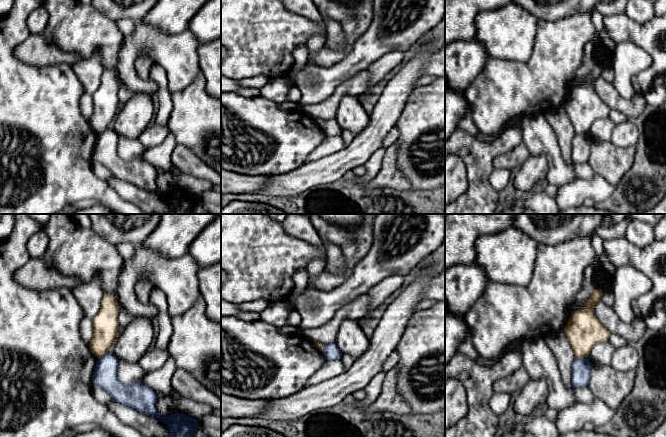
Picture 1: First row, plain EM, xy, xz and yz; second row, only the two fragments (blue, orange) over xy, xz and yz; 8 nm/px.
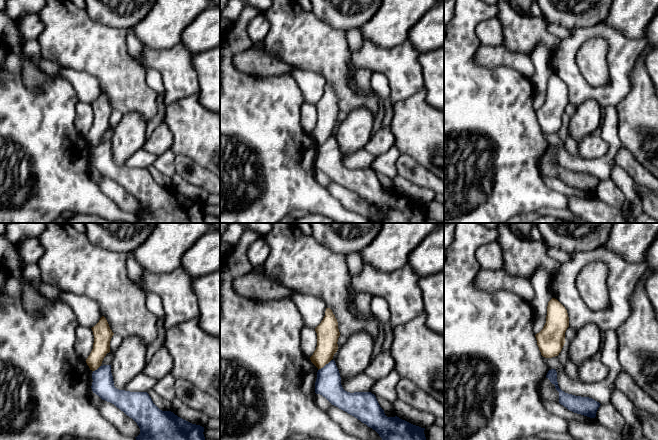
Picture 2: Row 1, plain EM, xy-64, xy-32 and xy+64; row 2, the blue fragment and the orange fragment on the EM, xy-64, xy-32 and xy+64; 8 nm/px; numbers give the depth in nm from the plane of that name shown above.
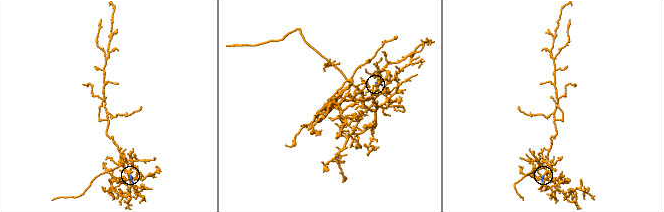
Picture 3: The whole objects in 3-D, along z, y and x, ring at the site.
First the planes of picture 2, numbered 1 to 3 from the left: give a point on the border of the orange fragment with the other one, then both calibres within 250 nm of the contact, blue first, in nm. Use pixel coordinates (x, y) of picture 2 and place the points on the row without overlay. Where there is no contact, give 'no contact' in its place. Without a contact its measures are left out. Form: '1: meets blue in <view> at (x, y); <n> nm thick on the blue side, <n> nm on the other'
1: meets blue in xy-64 at (97, 145); 180 nm thick on the blue side, 140 nm on the other
2: meets blue in xy-32 at (325, 141); 200 nm thick on the blue side, 180 nm on the other
3: no contact

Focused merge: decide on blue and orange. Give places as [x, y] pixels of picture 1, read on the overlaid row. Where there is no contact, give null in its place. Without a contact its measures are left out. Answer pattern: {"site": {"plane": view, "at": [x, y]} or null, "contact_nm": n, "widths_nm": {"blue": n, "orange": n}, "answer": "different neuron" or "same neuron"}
{"site": {"plane": "yz", "at": [580, 358]}, "contact_nm": 100, "widths_nm": {"blue": 160, "orange": 280}, "answer": "different neuron"}

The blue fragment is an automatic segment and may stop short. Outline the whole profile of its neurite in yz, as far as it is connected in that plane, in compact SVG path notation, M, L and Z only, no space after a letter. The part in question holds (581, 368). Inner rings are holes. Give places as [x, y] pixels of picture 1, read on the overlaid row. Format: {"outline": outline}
{"outline": "M587 357L575 358L572 364L572 387L587 387L590 382L590 373L593 365Z"}

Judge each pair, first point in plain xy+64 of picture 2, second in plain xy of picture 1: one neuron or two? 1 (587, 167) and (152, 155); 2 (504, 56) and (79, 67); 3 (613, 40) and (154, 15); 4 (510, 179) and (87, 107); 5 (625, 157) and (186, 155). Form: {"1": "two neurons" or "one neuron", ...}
{"1": "one neuron", "2": "two neurons", "3": "two neurons", "4": "two neurons", "5": "one neuron"}

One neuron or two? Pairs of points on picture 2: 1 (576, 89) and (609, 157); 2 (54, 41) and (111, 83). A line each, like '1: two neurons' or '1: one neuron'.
1: two neurons
2: one neuron

